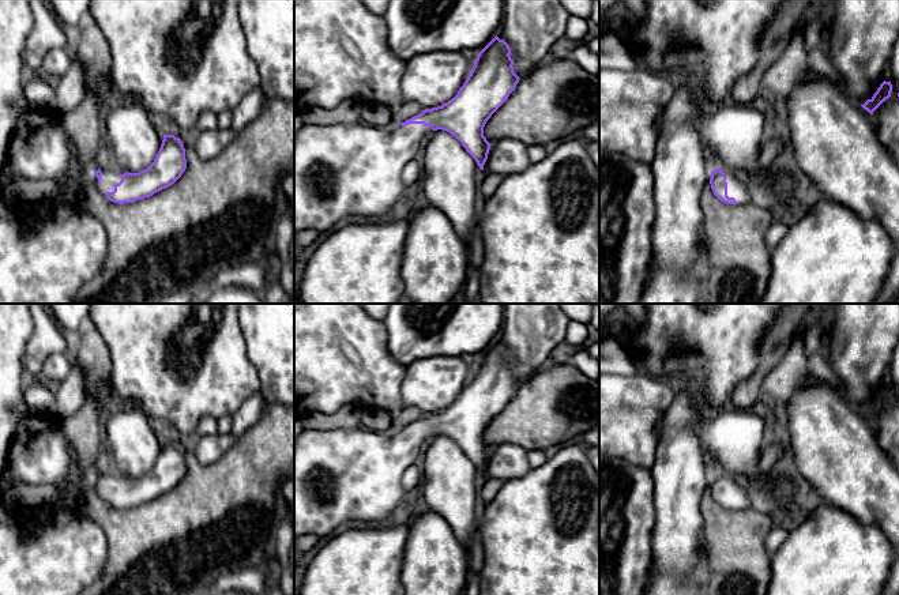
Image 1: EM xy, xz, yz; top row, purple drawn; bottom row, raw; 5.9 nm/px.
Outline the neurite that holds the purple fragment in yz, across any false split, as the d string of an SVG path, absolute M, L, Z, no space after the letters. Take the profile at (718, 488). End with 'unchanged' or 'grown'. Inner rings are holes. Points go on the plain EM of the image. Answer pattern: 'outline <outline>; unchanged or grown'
outline M714 474L710 489L714 500L726 509L741 511L761 506L753 490L741 478L733 474Z; grown

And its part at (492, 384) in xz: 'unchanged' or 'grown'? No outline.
grown

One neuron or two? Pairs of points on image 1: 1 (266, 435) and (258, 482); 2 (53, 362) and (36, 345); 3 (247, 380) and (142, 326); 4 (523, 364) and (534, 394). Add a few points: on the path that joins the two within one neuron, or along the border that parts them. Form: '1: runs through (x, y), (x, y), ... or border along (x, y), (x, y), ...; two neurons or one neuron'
1: runs through (266, 447), (266, 455), (258, 464), (258, 470); one neuron
2: border along (68, 351), (51, 354), (42, 362); two neurons
3: runs through (214, 380), (177, 386), (161, 371), (160, 358); one neuron
4: border along (553, 358), (521, 383); two neurons

